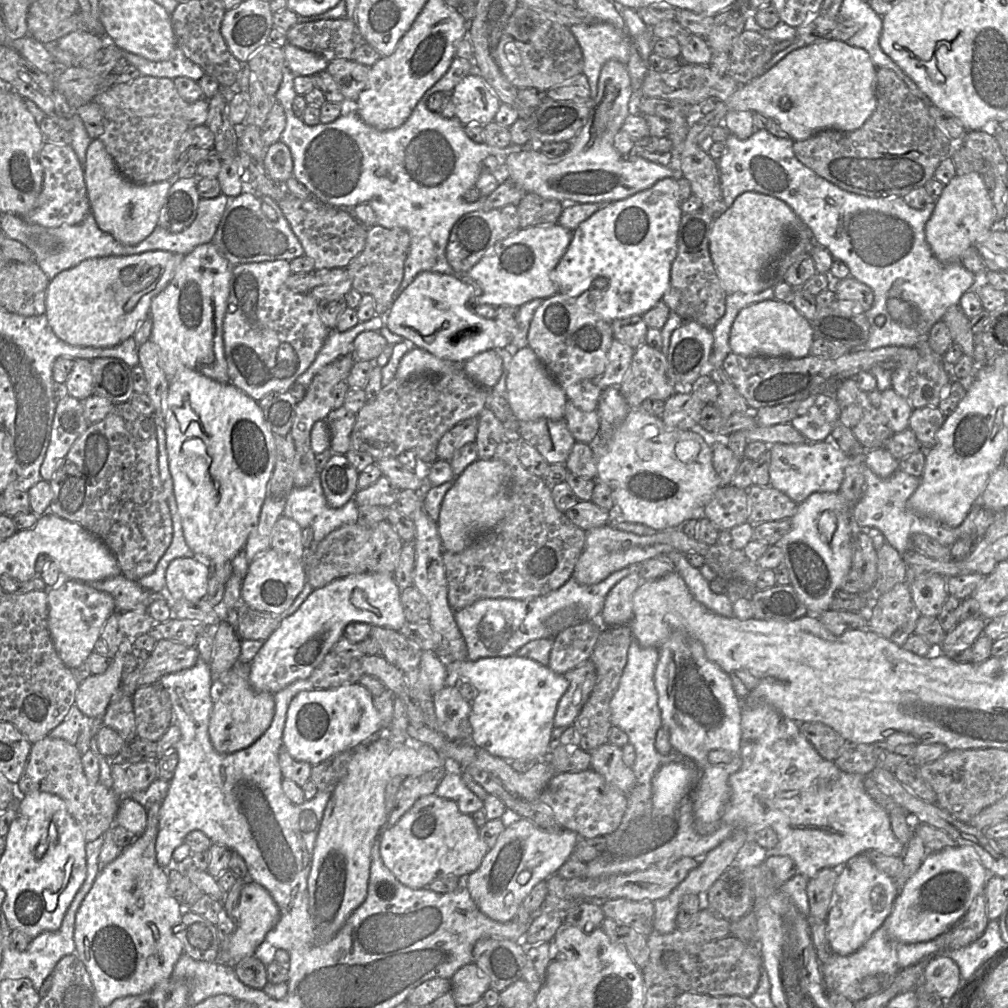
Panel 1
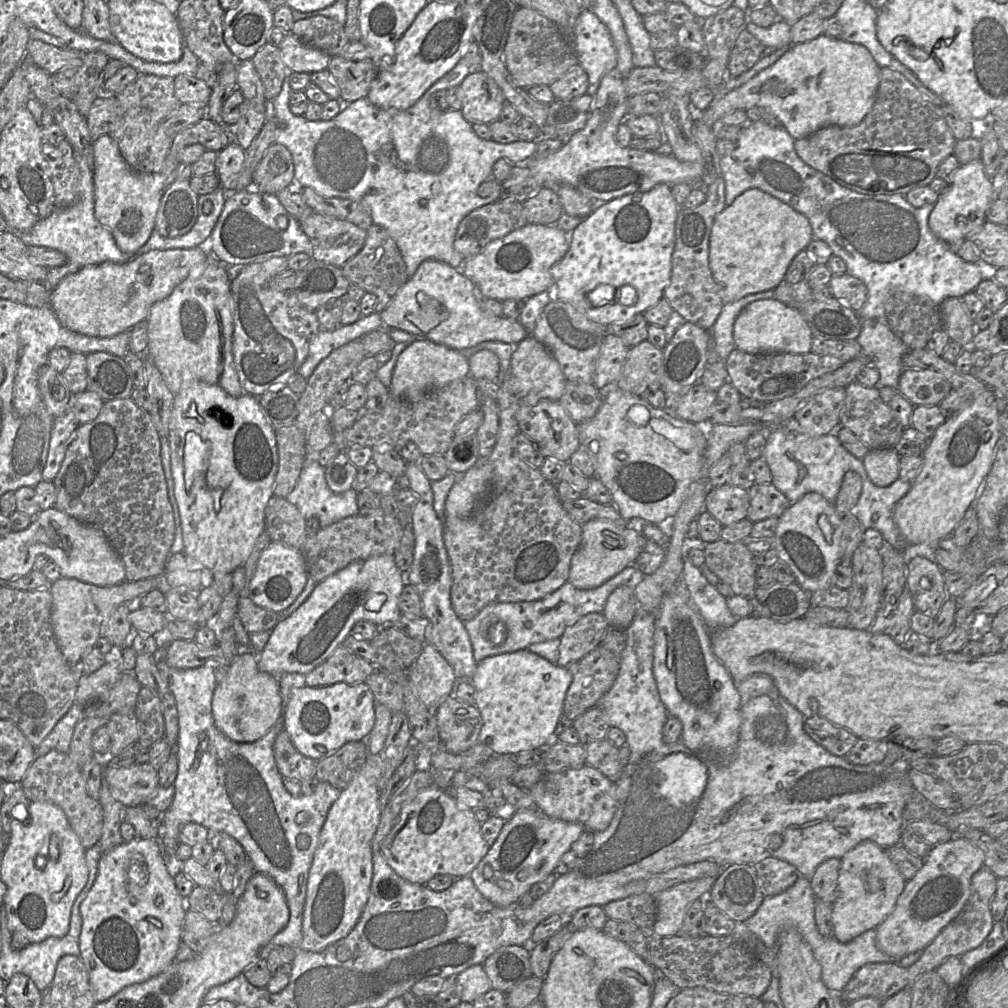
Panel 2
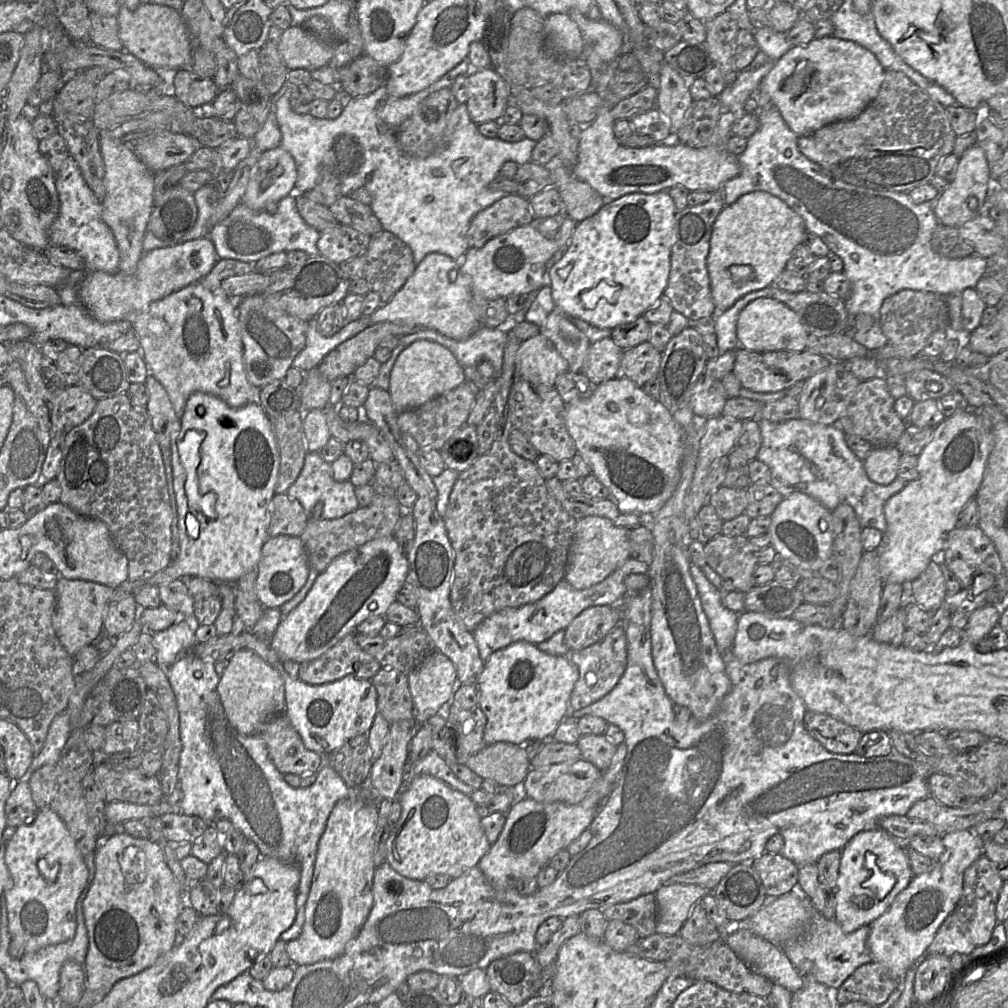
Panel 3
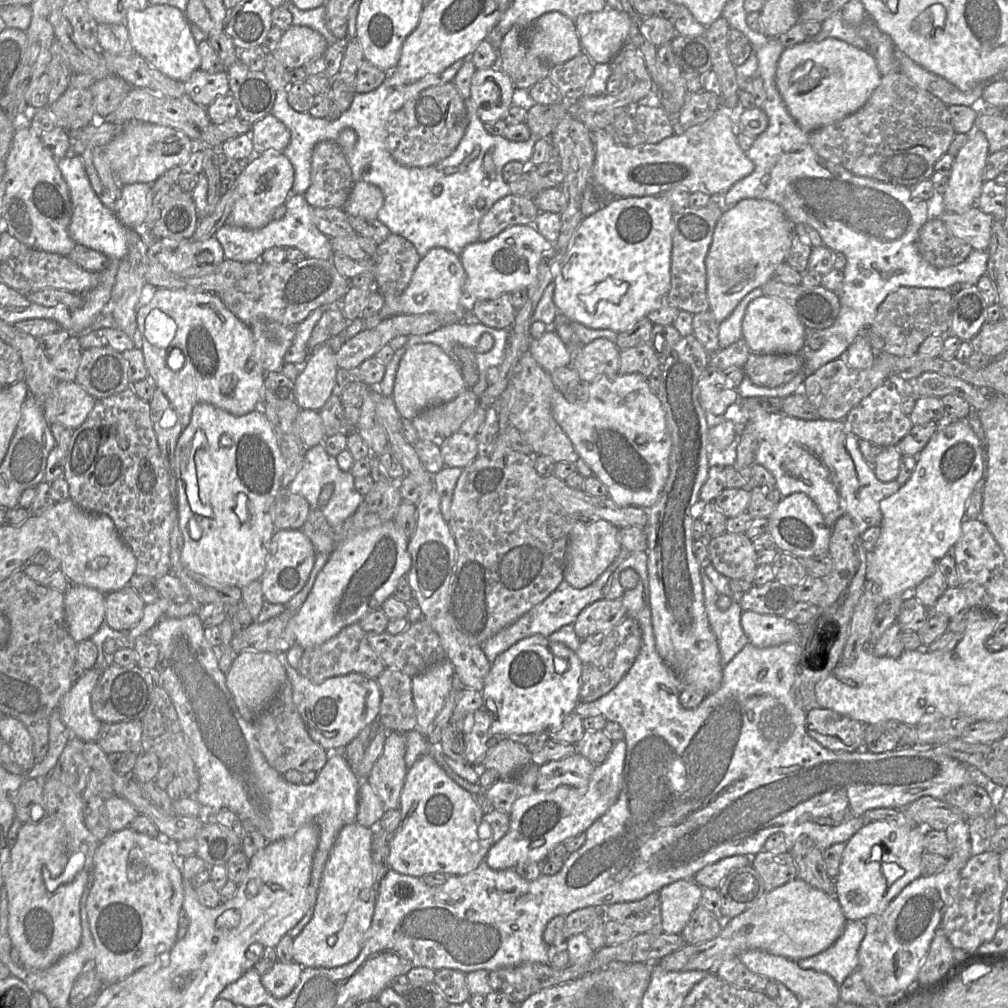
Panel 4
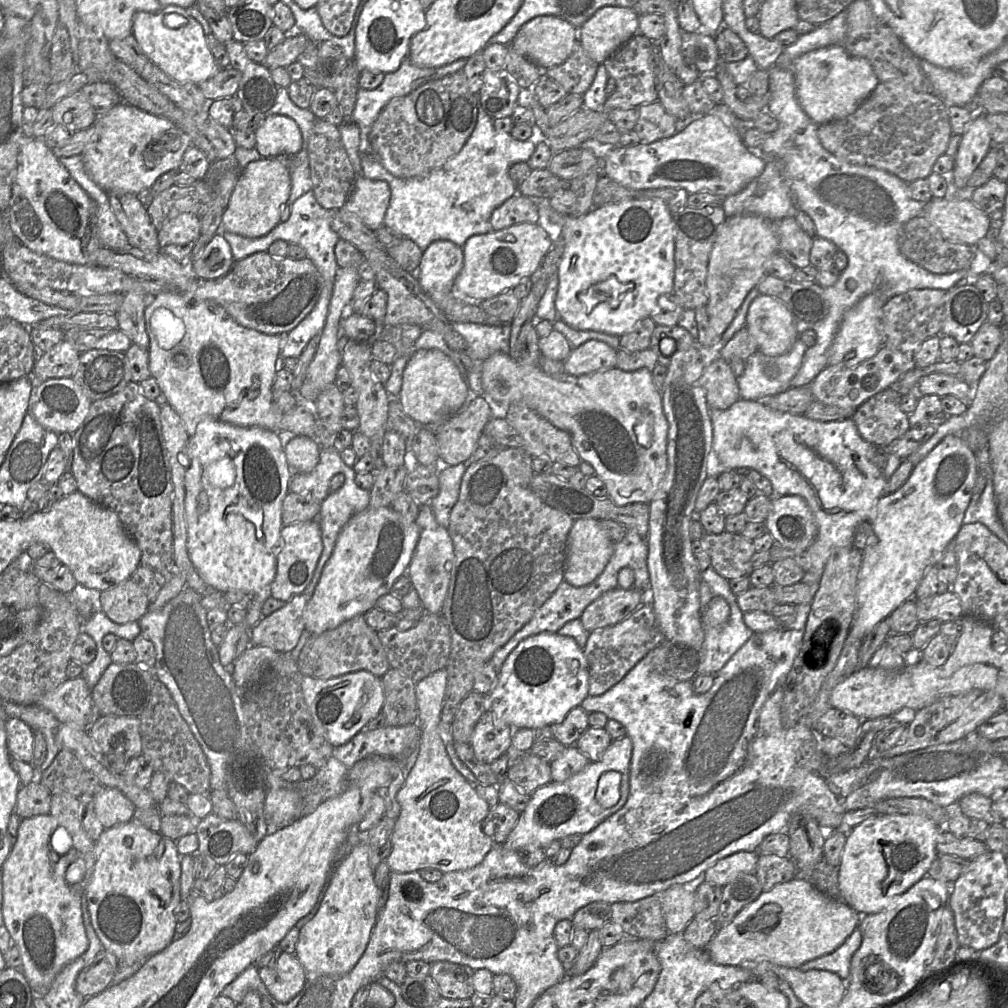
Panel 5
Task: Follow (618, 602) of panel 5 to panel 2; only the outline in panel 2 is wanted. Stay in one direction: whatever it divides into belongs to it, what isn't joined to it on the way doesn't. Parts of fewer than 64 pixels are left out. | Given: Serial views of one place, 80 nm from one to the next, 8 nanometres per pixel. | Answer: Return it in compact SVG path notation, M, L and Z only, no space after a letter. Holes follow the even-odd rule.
M589 613L565 629L560 637L557 665L568 667L594 650L610 628L603 613Z

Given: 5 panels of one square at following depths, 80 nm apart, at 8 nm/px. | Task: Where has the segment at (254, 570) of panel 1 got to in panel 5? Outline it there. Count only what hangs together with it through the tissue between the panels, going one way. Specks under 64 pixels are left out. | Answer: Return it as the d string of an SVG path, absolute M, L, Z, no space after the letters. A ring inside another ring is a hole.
M314 519L283 525L281 537L282 549L277 556L276 576L269 586L269 595L288 602L310 584L323 550L323 541L320 524Z

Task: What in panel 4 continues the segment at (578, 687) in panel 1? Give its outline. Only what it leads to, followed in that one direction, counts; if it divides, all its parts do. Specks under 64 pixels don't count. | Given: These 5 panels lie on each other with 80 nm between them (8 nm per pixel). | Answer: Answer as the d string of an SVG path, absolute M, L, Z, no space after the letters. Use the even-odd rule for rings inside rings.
M626 617L611 630L583 641L575 652L582 665L579 702L593 702L609 693L628 673L641 648L641 630L637 621Z

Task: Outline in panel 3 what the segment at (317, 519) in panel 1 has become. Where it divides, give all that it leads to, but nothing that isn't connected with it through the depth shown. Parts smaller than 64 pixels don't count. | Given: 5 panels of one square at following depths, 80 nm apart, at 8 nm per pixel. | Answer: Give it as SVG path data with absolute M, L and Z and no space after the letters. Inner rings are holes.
M308 452L300 475L286 493L302 505L308 516L311 515L318 502L323 502L321 518L327 520L341 518L356 511L359 504L355 495L355 487L351 481L337 482L332 475L331 464L323 460L320 452Z

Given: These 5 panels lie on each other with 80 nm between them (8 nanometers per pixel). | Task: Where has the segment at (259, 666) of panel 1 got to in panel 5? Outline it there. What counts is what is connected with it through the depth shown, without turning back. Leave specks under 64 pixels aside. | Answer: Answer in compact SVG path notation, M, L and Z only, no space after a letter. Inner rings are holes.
M391 506L366 508L353 516L339 533L333 553L304 610L305 630L319 635L374 608L381 596L390 593L396 579L406 574L419 536L416 522L407 520Z

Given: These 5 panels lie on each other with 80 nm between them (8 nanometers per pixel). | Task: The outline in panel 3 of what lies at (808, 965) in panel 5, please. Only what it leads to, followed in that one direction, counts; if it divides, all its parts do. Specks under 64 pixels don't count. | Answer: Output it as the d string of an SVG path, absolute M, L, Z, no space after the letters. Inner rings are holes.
M802 895L809 901L808 920L783 946L779 947L796 968L804 961L810 961L815 979L835 992L858 967L872 961L867 947L869 925L863 925L851 933L844 933L835 919L825 919L815 910L810 899Z

